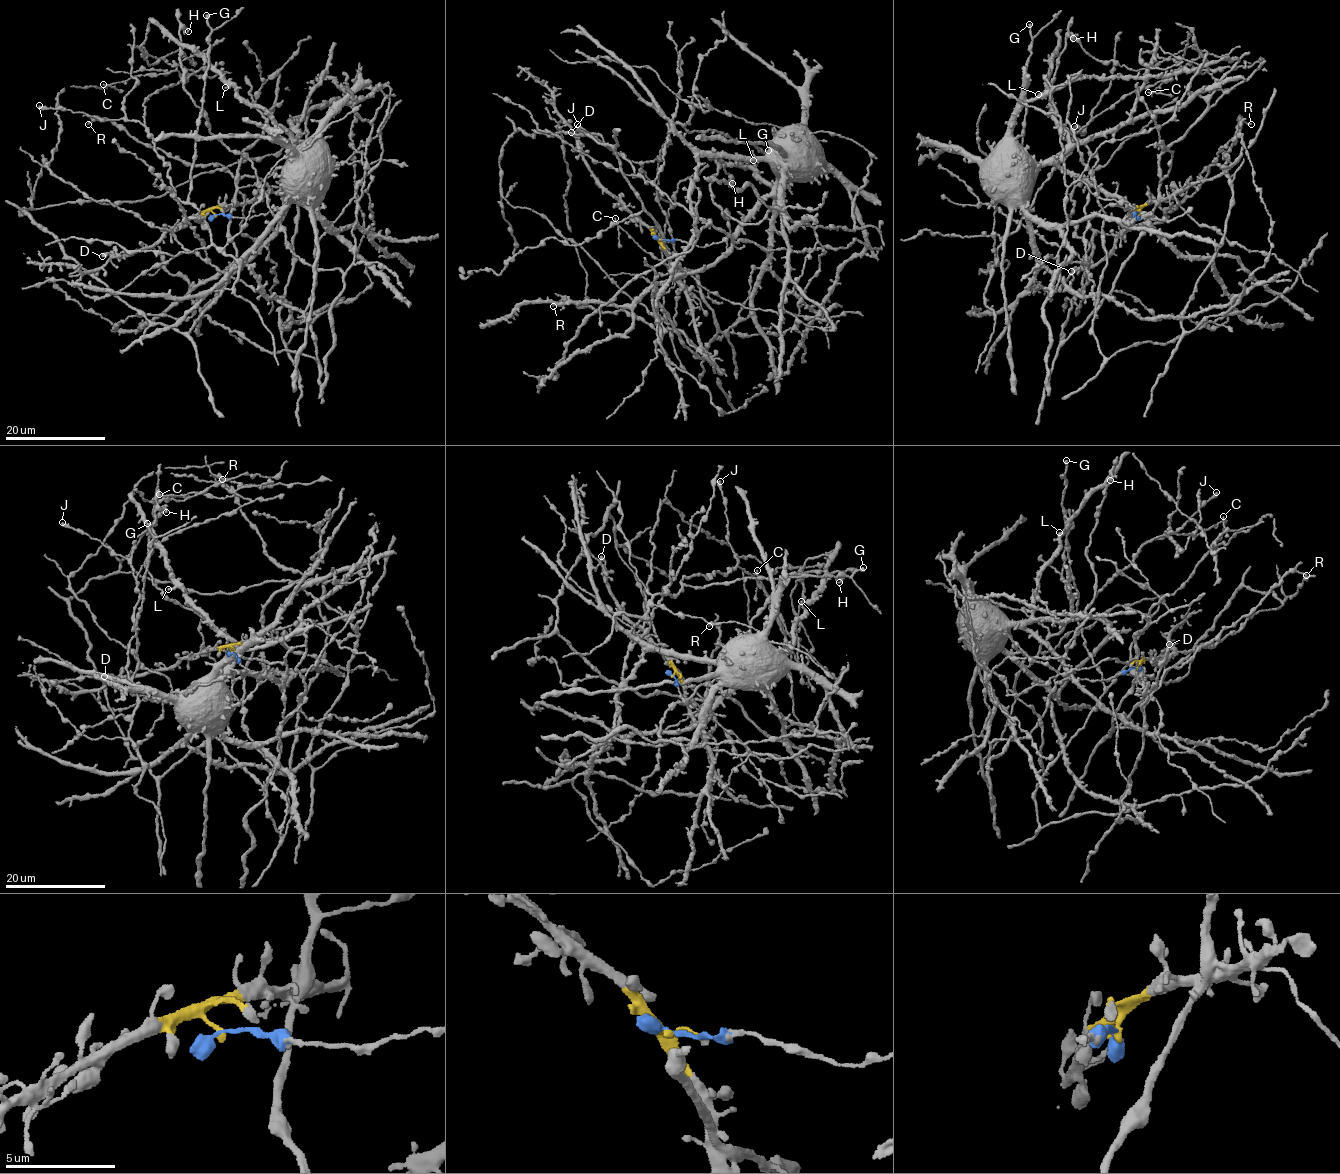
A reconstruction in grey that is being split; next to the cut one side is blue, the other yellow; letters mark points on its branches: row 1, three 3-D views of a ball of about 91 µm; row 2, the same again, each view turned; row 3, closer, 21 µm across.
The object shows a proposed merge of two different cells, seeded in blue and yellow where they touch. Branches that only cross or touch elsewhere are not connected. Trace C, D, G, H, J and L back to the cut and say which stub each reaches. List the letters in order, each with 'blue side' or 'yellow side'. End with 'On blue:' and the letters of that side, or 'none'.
C: blue side
D: yellow side
G: blue side
H: blue side
J: blue side
L: blue side
On blue: C, G, H, J, L

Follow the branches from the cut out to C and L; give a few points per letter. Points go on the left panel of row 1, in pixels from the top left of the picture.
C: (215, 214), (284, 207), (291, 164), (219, 247), (144, 121), (149, 96), (194, 72), (102, 84)
L: (215, 214), (267, 214), (284, 207), (281, 189), (291, 164), (293, 145), (289, 132), (231, 86), (225, 87)

